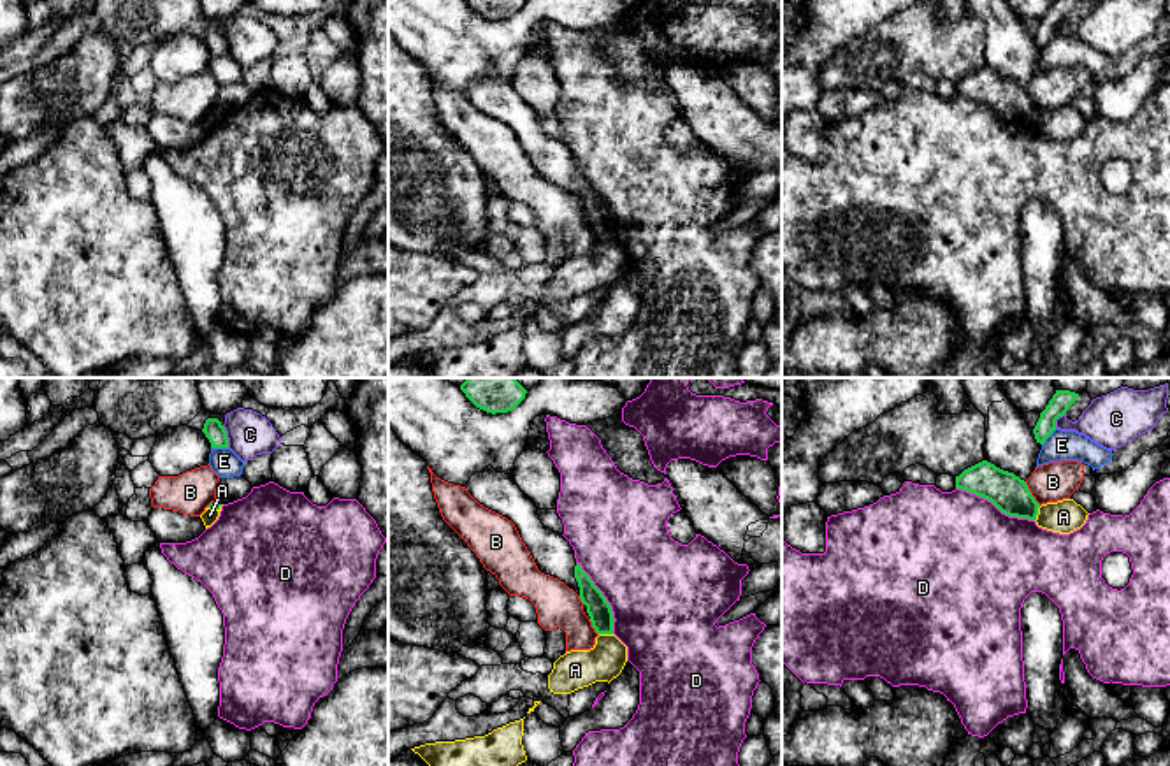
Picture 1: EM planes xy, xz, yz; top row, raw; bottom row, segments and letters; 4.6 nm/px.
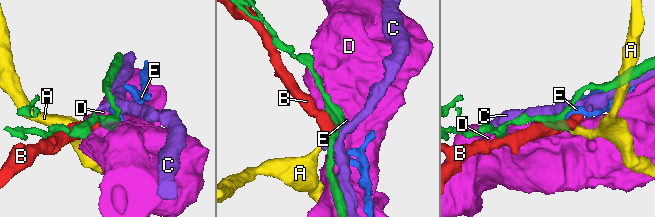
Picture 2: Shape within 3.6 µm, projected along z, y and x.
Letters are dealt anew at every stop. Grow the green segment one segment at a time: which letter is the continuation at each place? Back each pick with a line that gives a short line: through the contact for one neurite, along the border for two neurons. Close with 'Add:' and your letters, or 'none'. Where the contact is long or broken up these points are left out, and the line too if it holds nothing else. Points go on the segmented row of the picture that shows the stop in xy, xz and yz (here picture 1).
Add: none

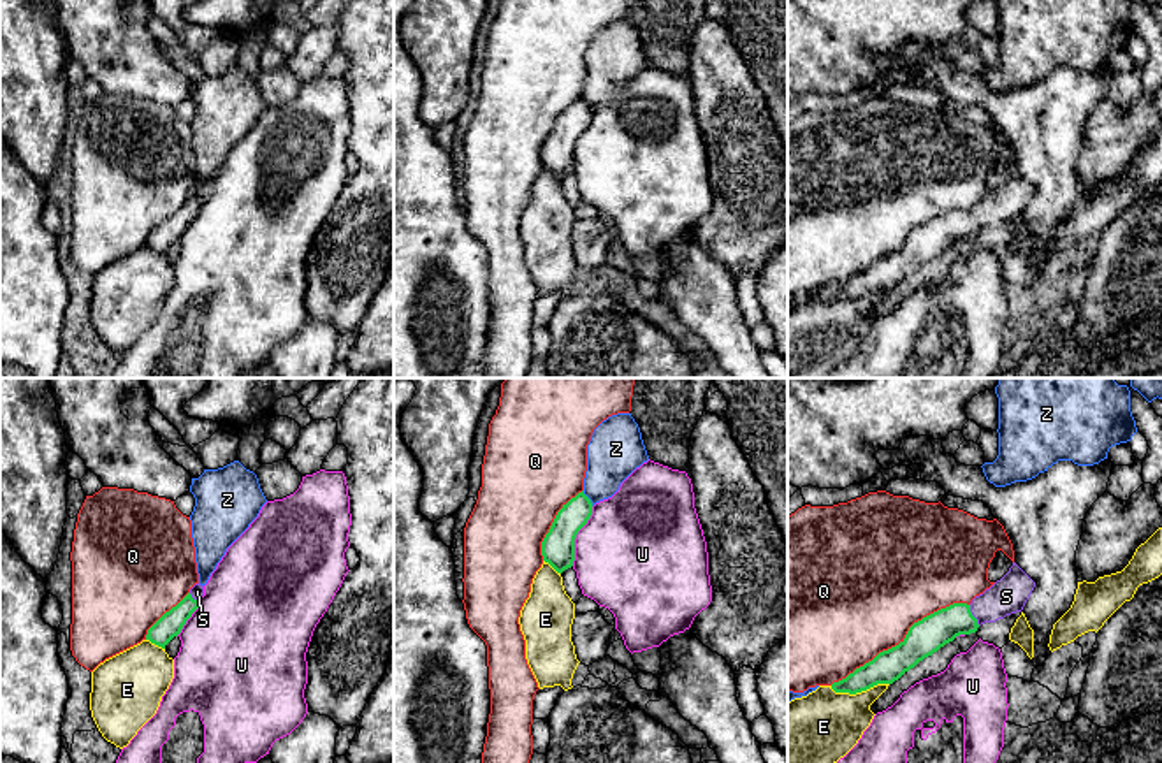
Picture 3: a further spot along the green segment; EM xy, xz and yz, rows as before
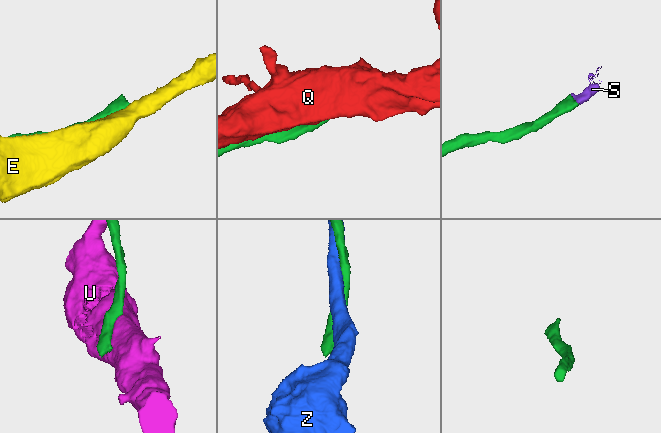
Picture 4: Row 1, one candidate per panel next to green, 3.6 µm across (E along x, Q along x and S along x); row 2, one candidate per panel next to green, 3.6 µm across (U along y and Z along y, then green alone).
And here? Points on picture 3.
S: line yz (925, 637), (955, 619), (973, 616), (1006, 596)
Add: S

